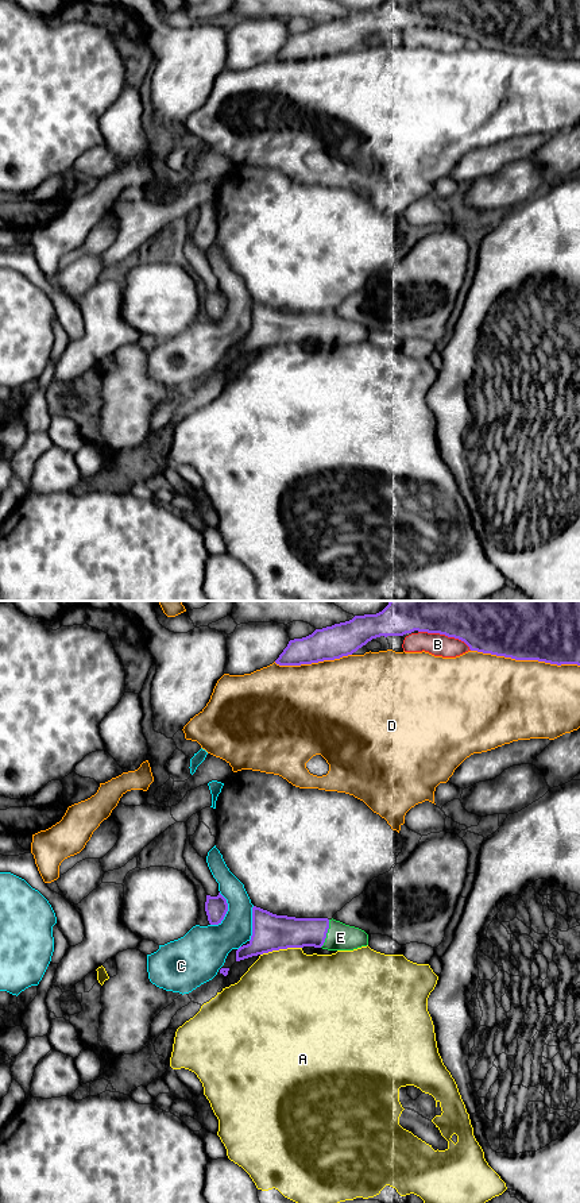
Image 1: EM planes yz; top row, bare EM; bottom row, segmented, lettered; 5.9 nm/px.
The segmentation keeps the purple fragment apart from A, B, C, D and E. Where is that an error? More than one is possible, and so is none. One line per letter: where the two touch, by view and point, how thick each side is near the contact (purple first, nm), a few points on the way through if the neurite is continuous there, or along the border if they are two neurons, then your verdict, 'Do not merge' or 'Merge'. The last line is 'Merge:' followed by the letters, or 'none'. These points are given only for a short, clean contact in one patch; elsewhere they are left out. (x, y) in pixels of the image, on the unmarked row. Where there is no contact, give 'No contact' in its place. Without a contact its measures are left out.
A: Touches purple at yz (281, 343). Thickness 220 nm (purple) against 480 nm. Do not merge
B: Touches purple at yz (445, 30). Thickness 280 nm (purple) against 130 nm. Do not merge
C: Touches purple at yz (227, 305). Thickness 140 nm (purple) against 260 nm. Do not merge
D: Touches purple at yz (525, 54). Thickness 340 nm (purple) against 480 nm. Do not merge
E: Touches purple at yz (327, 327). Thickness 190 nm (purple) against 160 nm. Path across: yz (285, 327), (327, 327), (340, 332). Merge
Merge: E

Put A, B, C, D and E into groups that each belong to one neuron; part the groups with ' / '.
A / B / C / D / E

